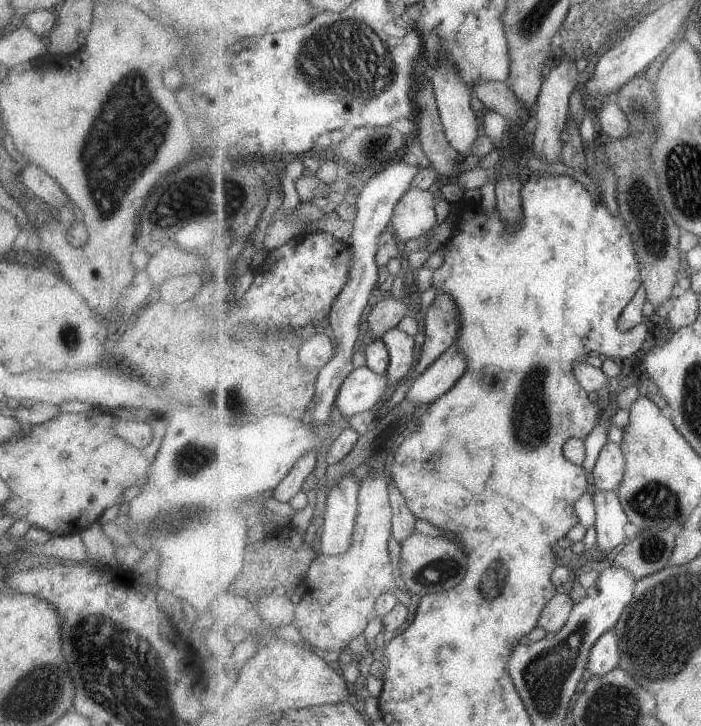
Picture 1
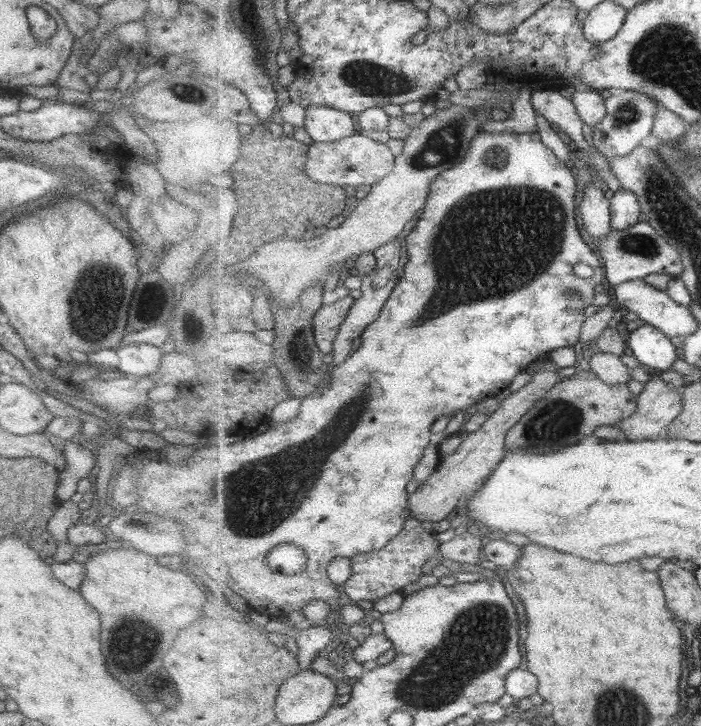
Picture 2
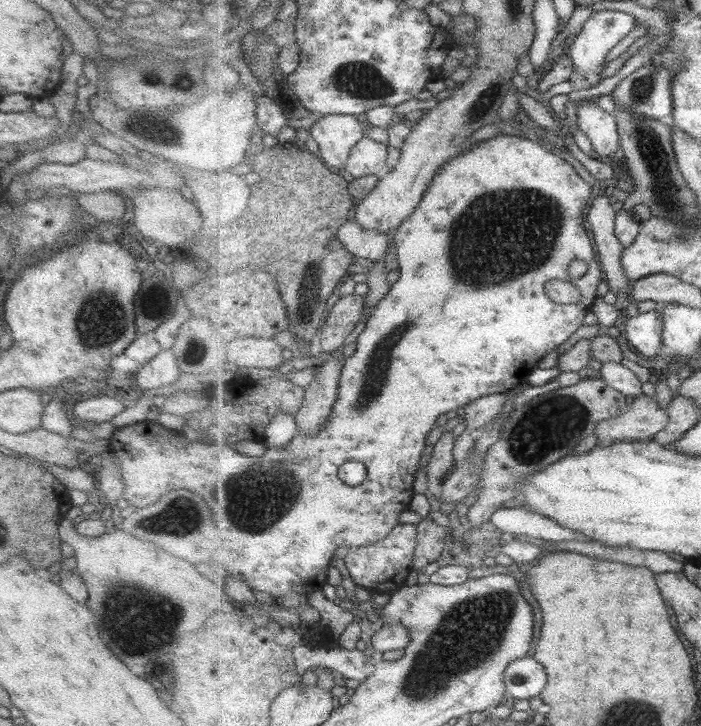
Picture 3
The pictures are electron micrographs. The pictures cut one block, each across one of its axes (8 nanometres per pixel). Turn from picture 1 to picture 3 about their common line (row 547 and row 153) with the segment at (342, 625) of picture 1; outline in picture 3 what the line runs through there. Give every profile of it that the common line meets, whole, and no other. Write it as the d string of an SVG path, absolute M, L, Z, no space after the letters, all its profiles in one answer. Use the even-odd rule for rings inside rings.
M367 136L359 140L350 151L345 166L339 171L349 178L383 175L390 166L388 145Z

